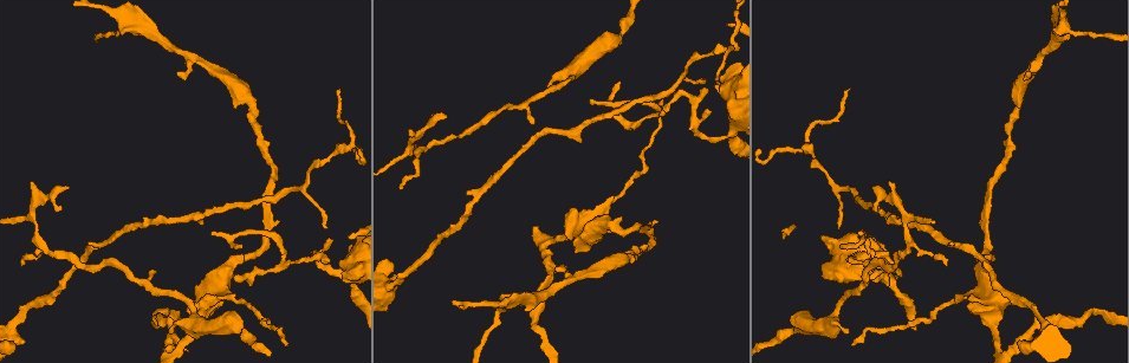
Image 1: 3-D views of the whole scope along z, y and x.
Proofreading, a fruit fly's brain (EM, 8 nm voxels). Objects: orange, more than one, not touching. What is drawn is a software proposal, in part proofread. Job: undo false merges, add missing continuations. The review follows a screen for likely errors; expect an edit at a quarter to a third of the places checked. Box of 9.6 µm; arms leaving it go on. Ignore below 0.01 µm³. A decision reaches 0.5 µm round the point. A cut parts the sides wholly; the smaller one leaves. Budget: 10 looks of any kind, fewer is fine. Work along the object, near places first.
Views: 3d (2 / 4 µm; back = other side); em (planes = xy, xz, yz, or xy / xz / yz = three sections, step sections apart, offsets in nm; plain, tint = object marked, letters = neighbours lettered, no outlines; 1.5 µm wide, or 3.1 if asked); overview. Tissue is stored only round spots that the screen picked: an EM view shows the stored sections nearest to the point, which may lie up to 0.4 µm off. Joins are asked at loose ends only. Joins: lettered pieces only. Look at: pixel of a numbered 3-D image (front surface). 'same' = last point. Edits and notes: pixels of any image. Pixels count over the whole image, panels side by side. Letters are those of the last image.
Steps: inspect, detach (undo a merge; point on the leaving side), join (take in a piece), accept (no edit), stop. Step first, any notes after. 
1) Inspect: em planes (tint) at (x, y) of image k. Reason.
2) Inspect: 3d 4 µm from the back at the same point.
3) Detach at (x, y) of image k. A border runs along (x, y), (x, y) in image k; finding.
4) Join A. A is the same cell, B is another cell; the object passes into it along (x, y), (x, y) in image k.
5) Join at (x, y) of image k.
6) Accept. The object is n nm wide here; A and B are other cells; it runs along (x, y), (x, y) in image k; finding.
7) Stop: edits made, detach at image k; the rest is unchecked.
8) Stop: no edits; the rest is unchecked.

Inspect: em xy step 8 (tint) at (617, 82) of image 1. An open end.

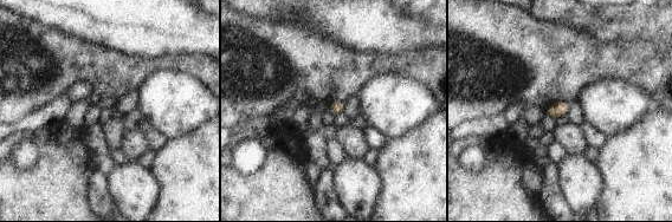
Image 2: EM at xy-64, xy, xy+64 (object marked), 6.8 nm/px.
Inspect: em xz step 4 (letters) at the same point.

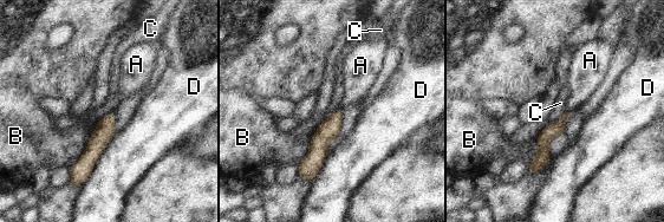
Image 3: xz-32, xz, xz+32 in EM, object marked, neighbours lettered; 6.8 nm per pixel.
Accept. The object is 90 nm wide here; A, B, C and D are other cells; it runs along (338, 112), (319, 141), (306, 177) in image 3; no lettered piece goes on from it.

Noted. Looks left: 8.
Inspect: 3d 4 µm at (864, 257) of image 1. Sharp bend.

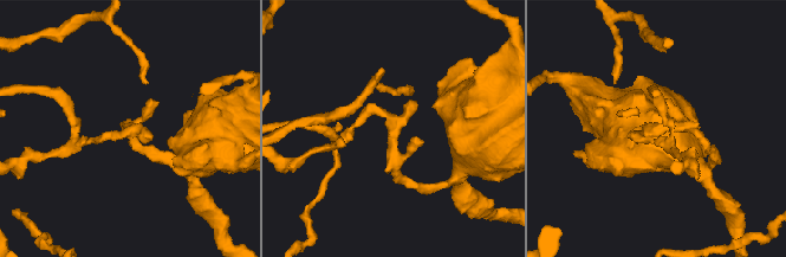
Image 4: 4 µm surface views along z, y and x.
Inspect: em yz step 4 (tint) at (129, 130) of image 4.

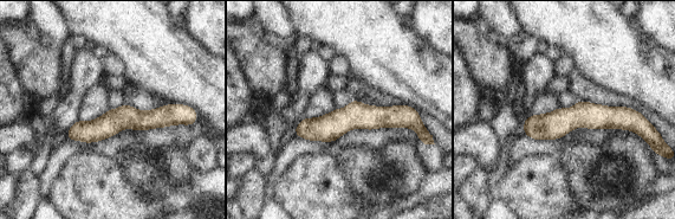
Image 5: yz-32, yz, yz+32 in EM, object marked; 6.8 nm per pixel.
Inspect: em planes (letters) at the same point. Another direction.

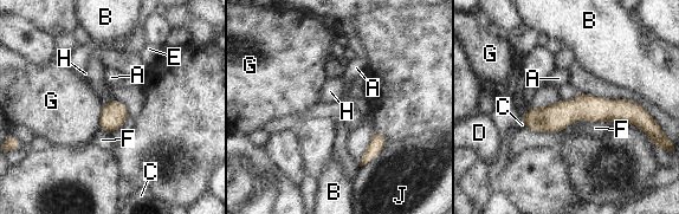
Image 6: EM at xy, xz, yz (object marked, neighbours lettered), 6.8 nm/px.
Accept. A, B, C, D, E, F, G, H and J are other cells; it runs along (638, 112), (574, 110), (525, 120) in image 6; all the same neuron.

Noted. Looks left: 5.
Inspect: em yz step 8 (tint) at (154, 270) of image 1. Thin end.

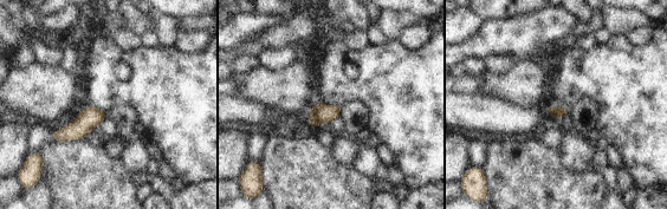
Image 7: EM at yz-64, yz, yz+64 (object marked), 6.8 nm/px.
Inspect: em planes (letters) at the same point.

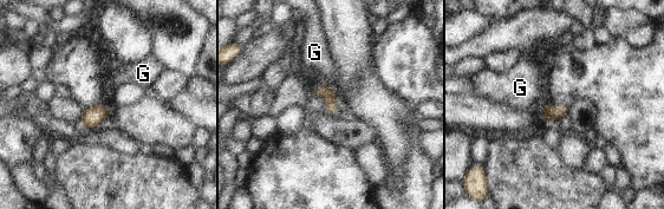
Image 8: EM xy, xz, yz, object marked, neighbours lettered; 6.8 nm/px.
Accept. The object is 100 nm wide here; G is another cell; a border runs along (323, 82), (330, 86) in image 8; no lettered piece goes on from it.

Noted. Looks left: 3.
Inspect: 3d 2 µm at (875, 186) of image 1. An open end.

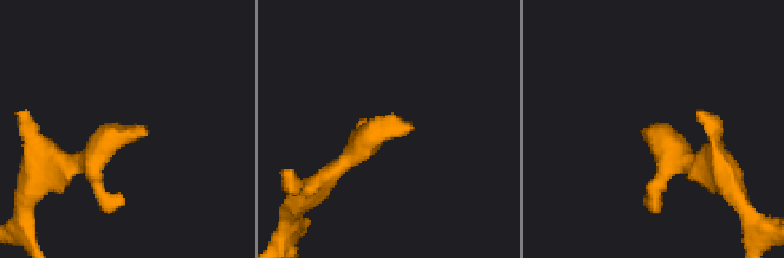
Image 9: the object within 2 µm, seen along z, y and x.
Inspect: em planes (letters) at (648, 128) of image 9.

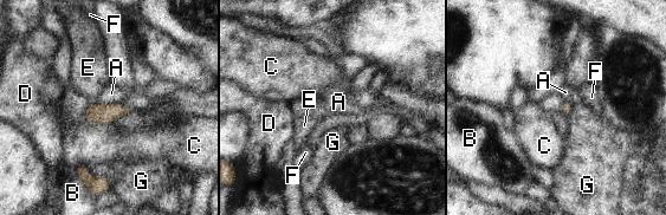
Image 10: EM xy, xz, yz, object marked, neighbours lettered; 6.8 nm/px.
Accept. A, B, C, D, E, F and G are other cells; a border runs along (97, 101), (102, 104), (120, 104) in image 10; none of them fits.

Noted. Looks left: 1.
Stop: no edits; the rest is unchecked.

